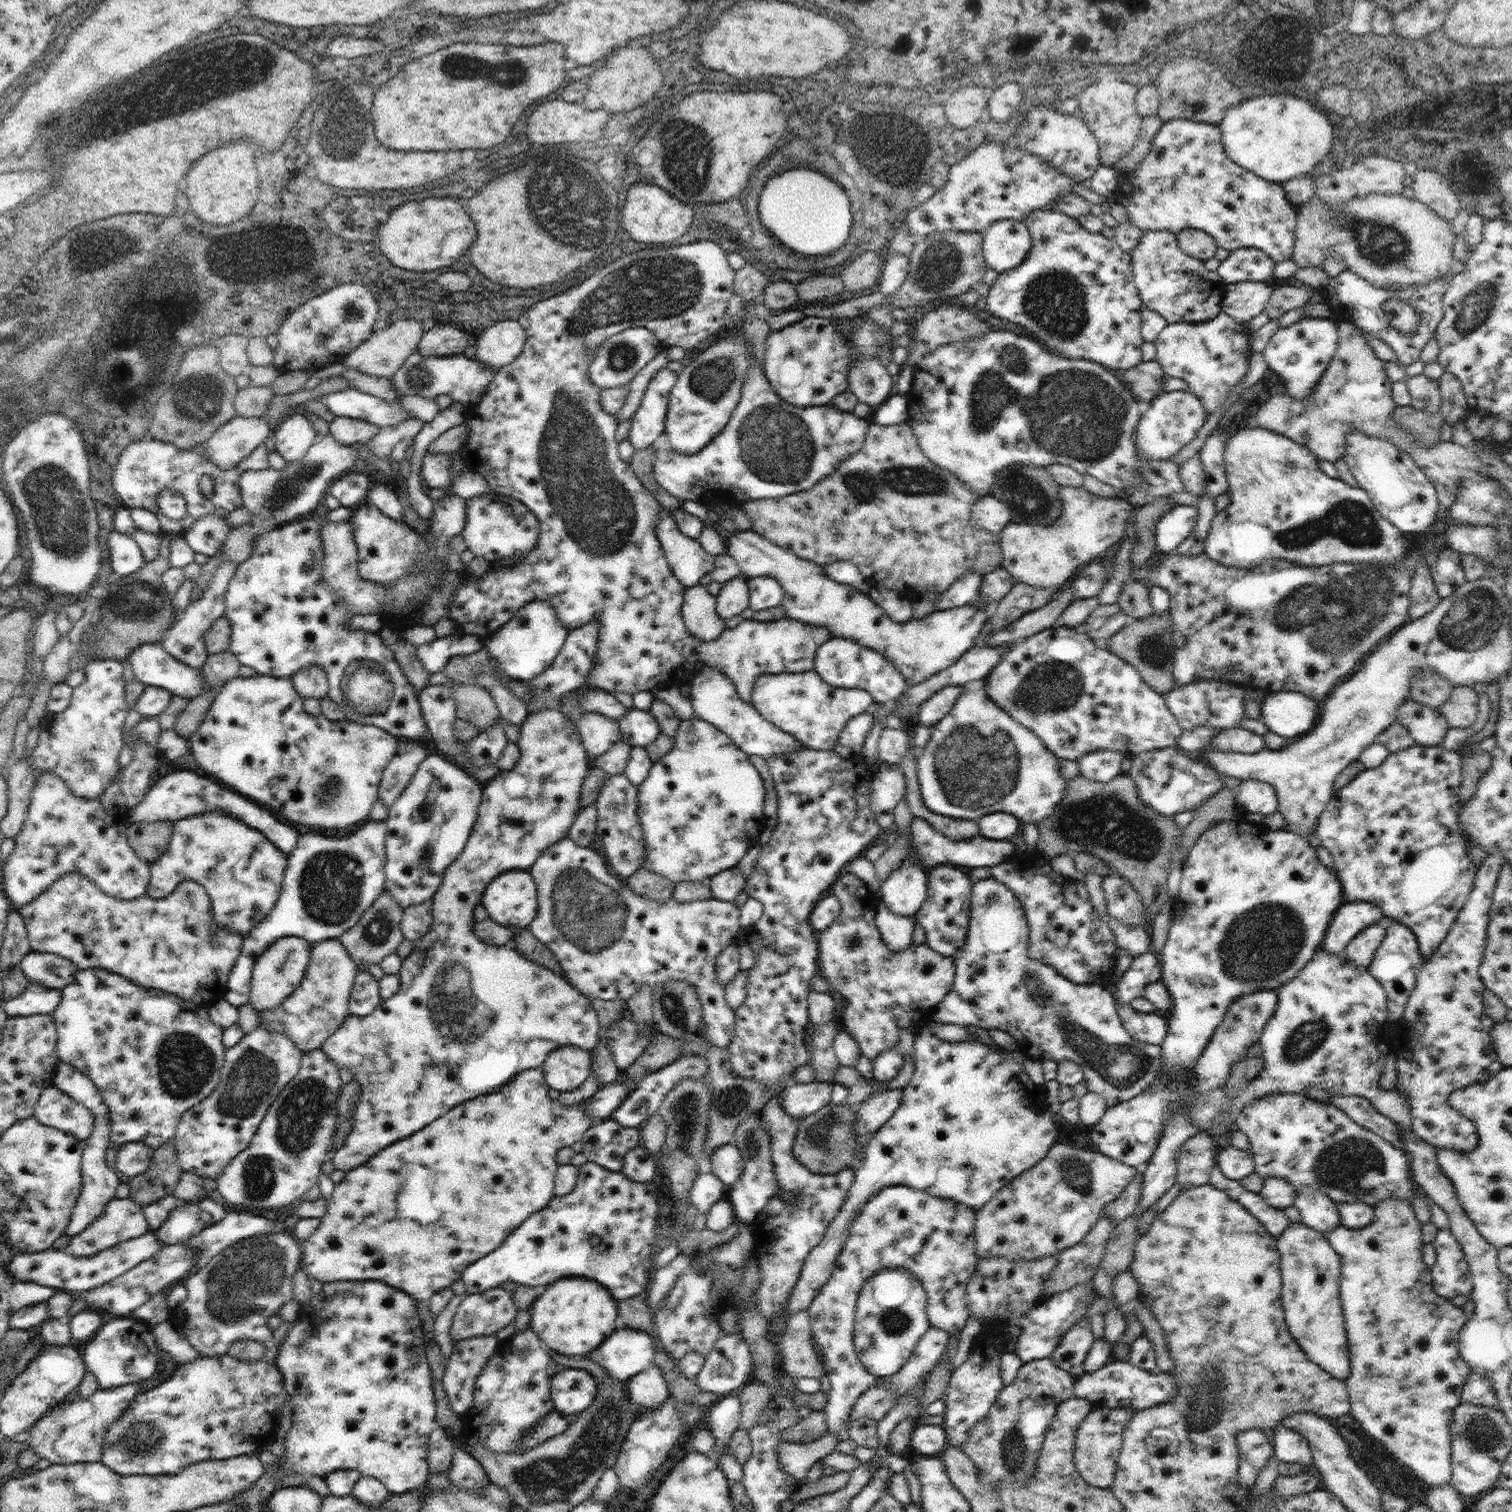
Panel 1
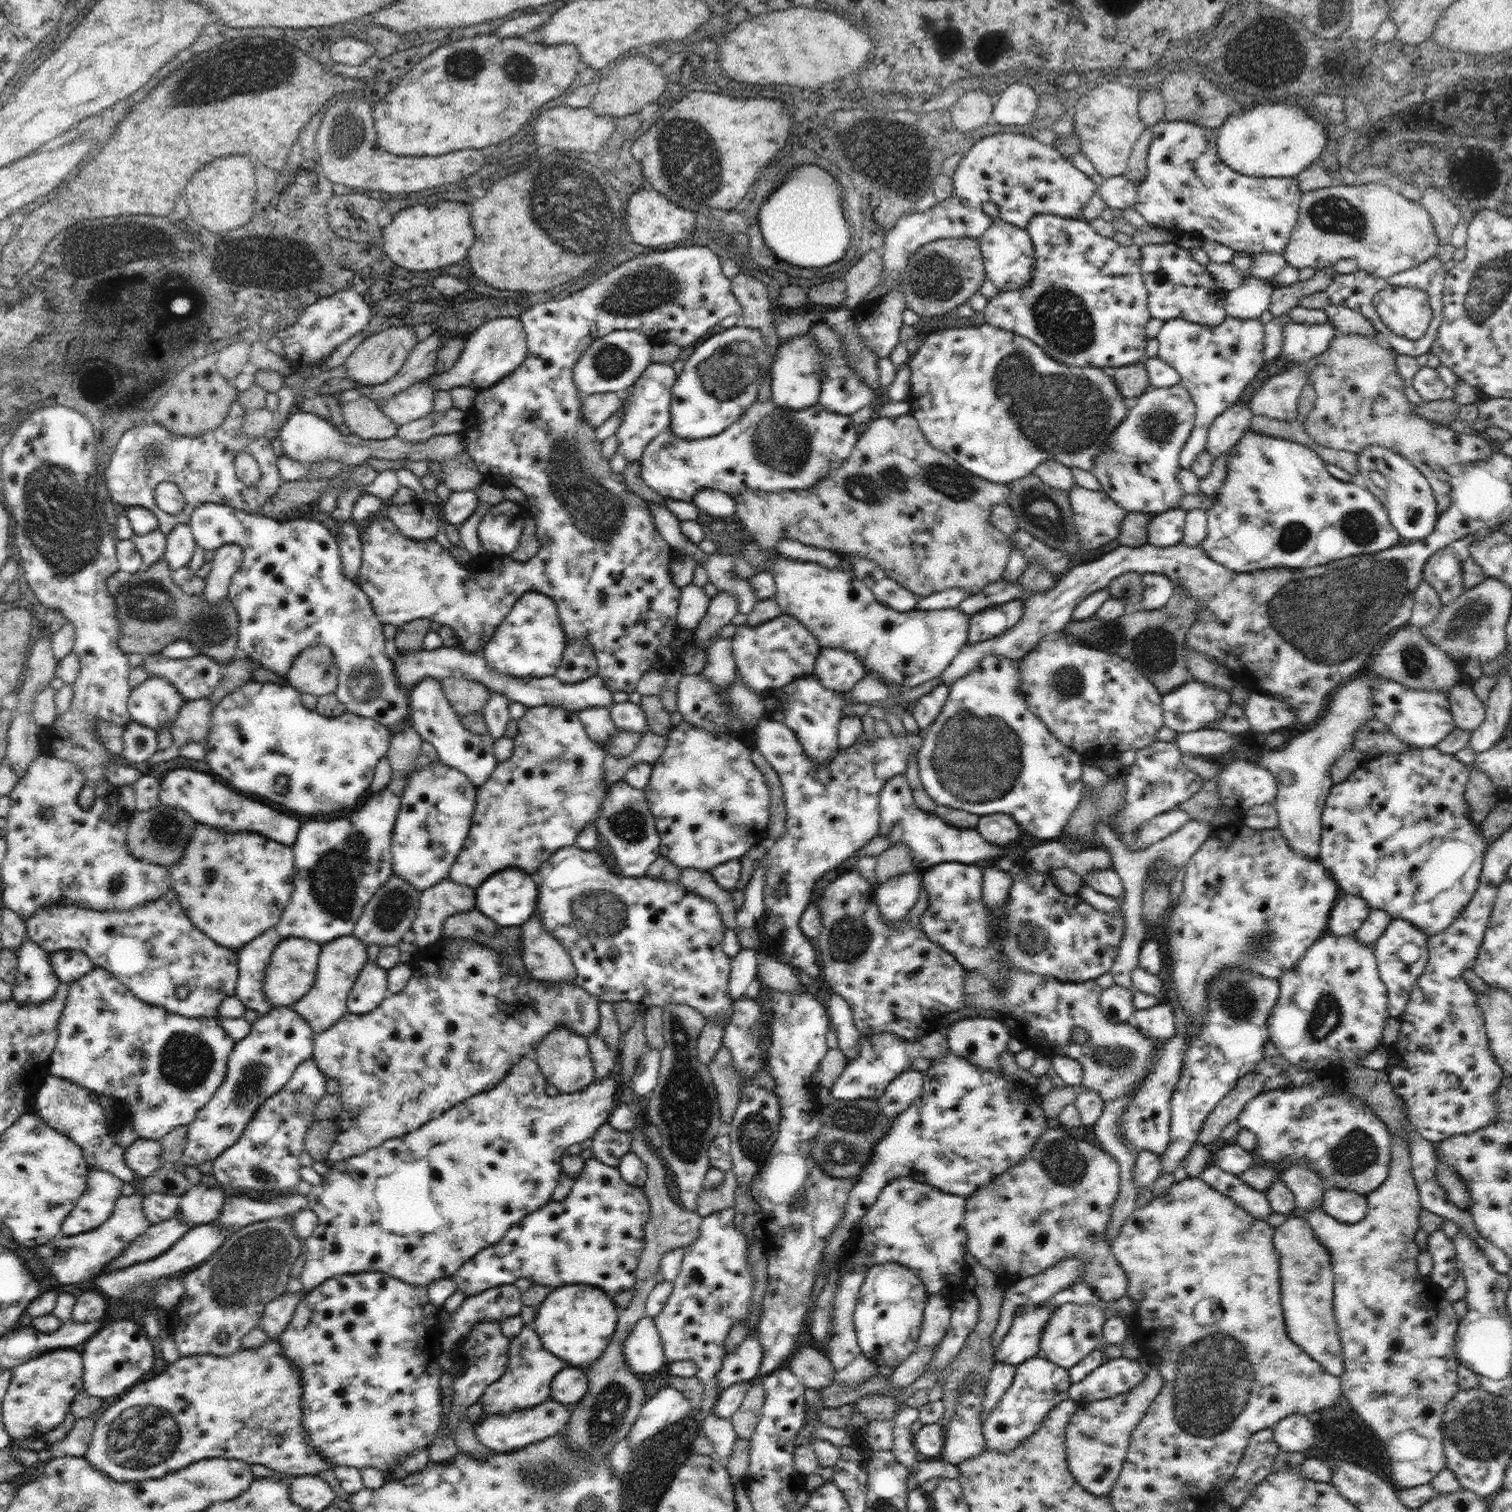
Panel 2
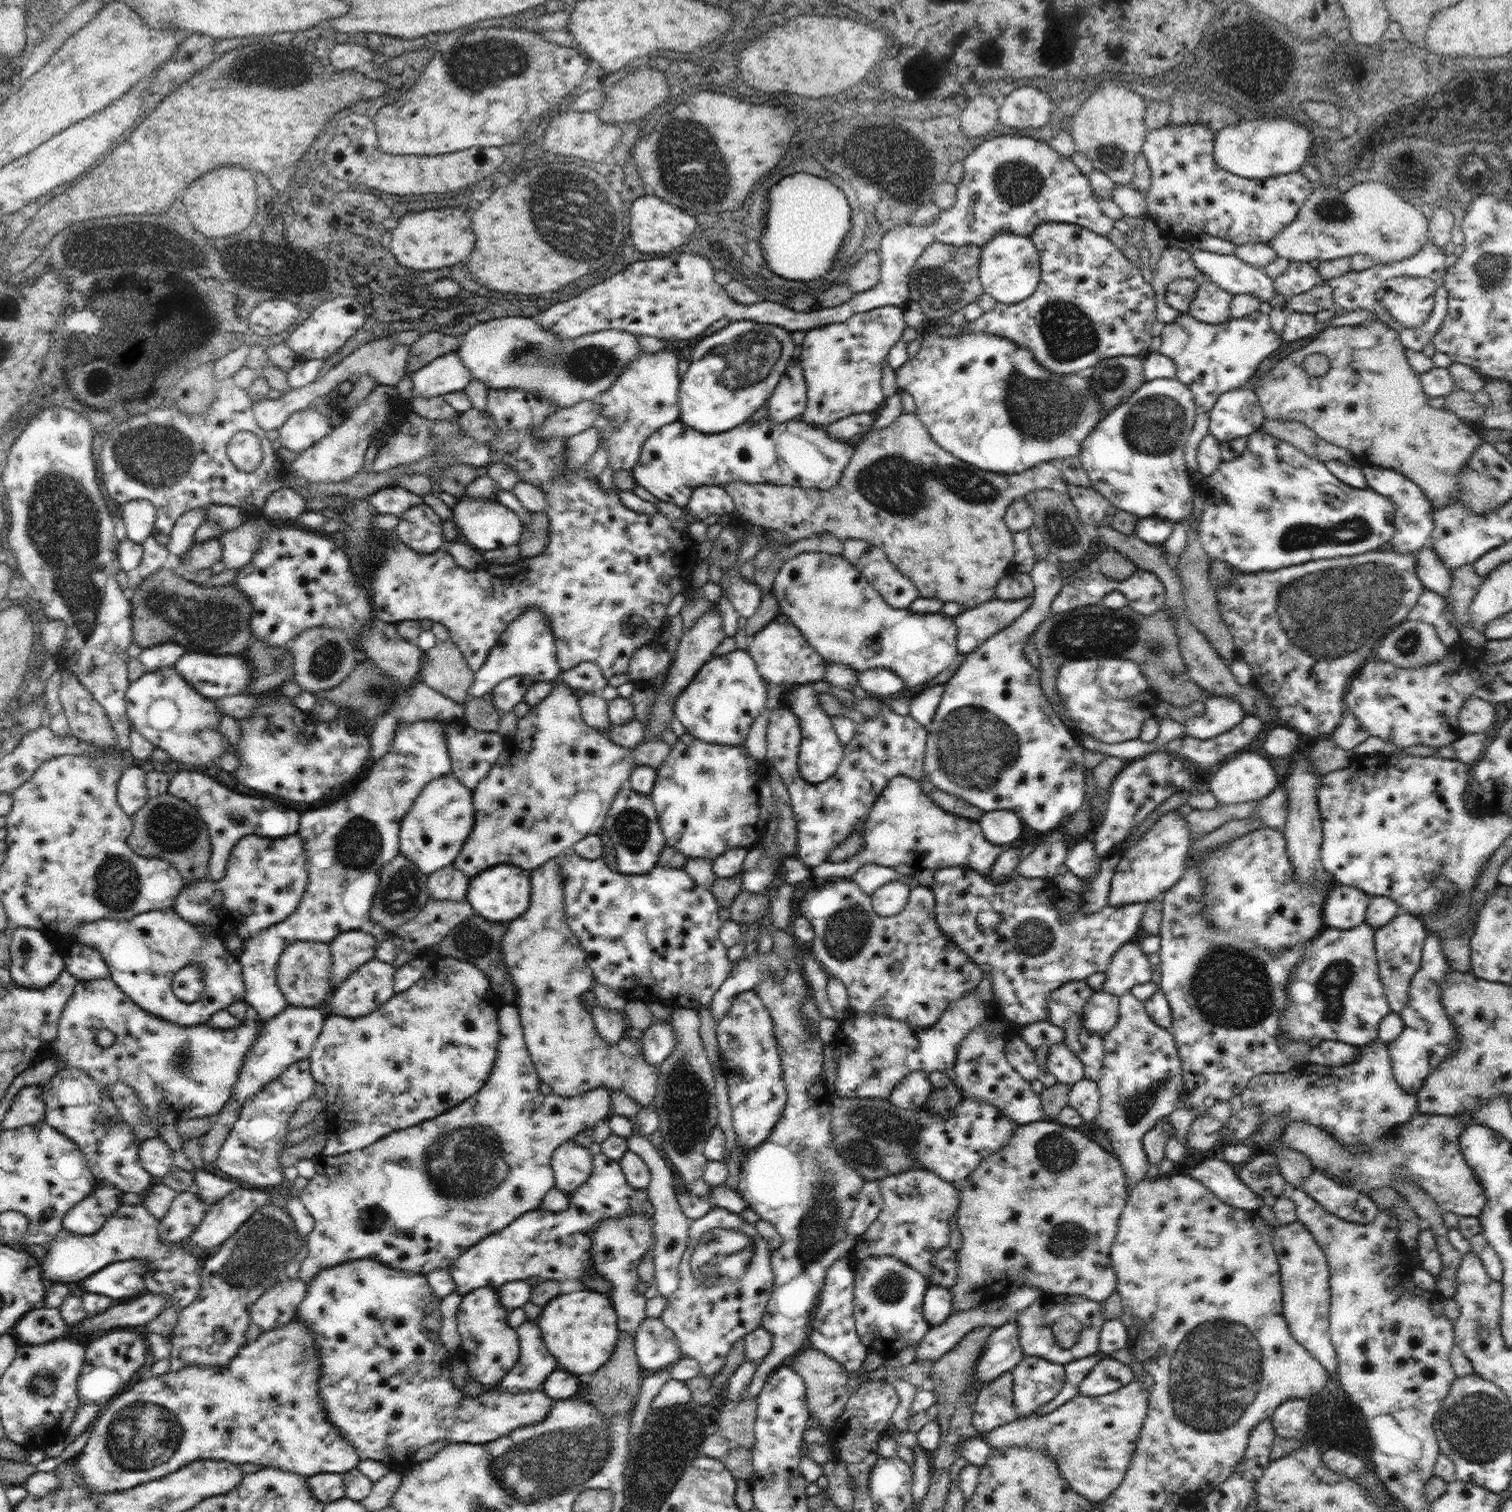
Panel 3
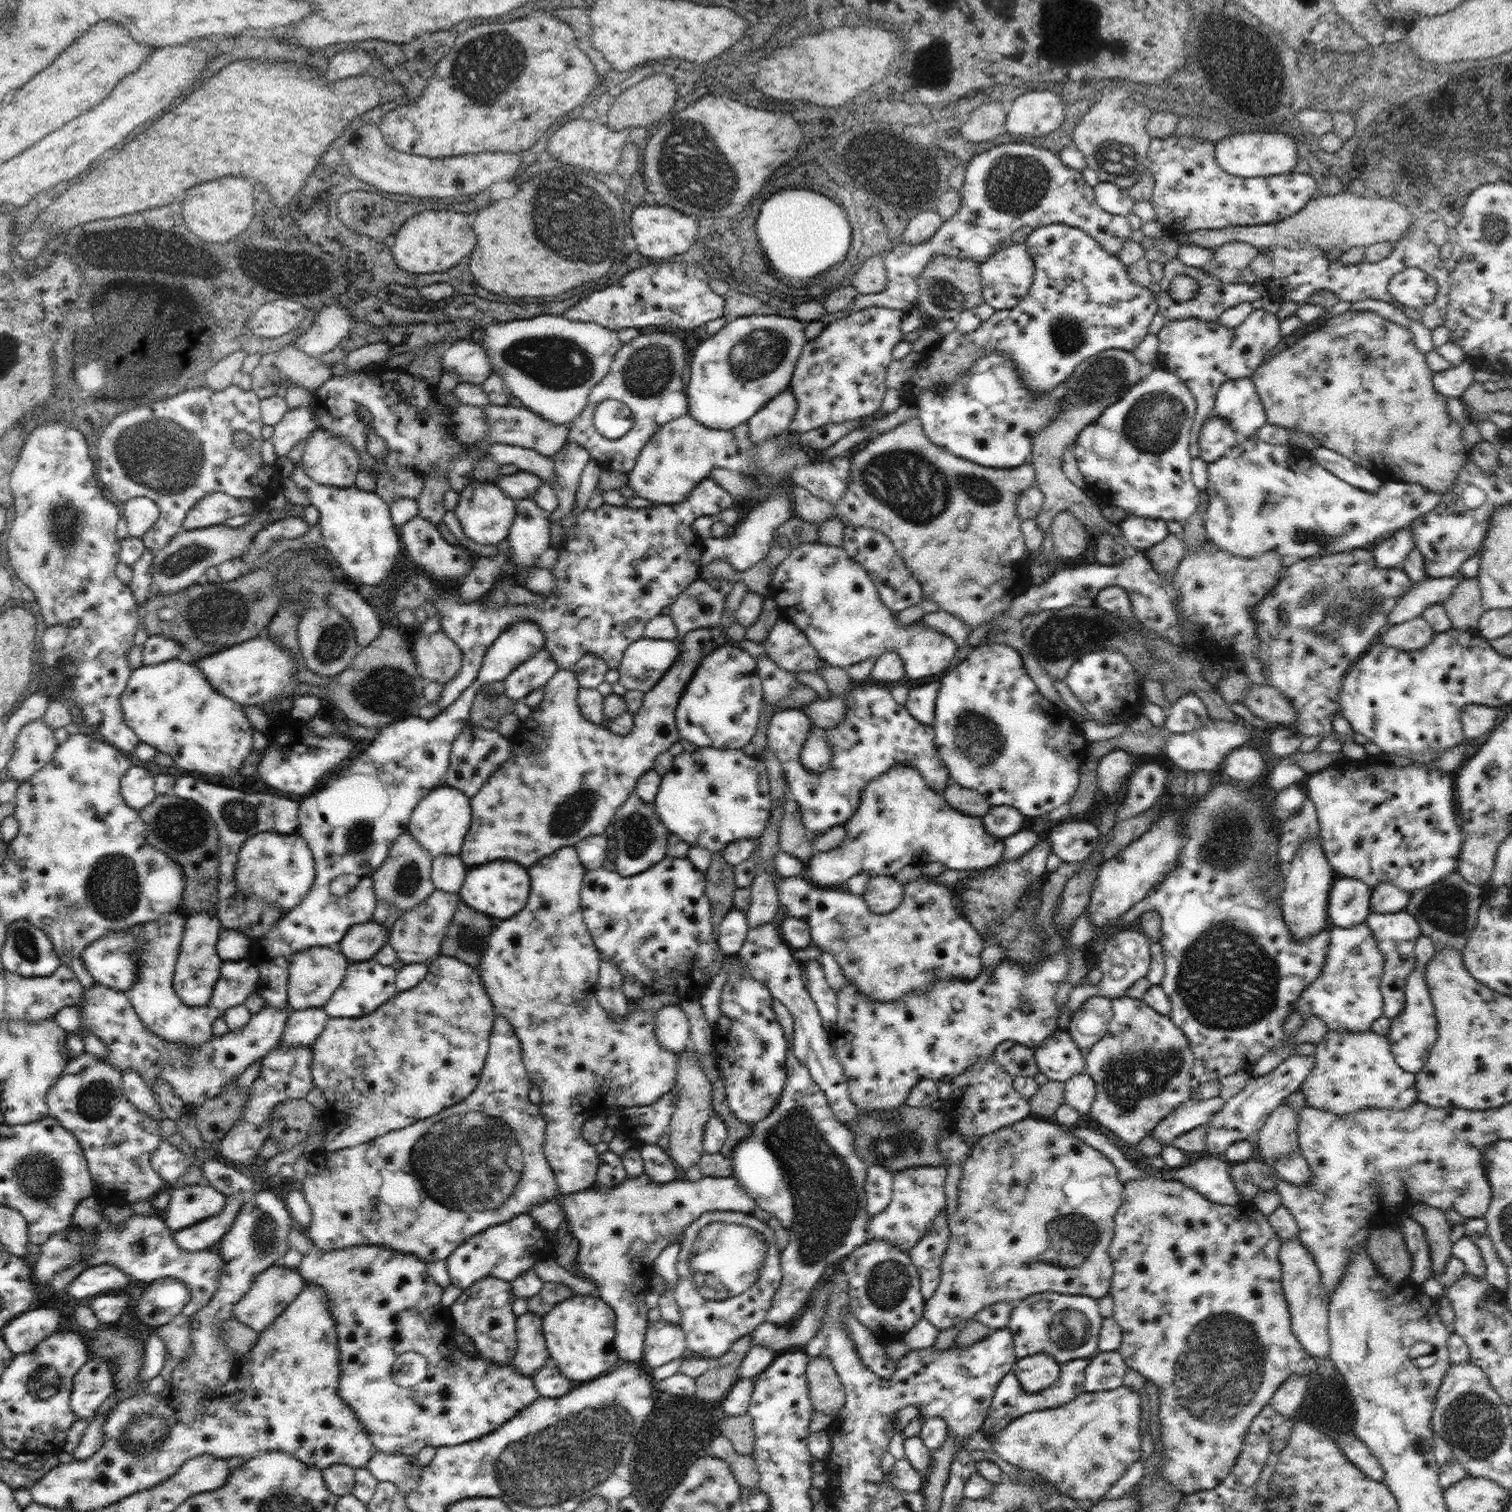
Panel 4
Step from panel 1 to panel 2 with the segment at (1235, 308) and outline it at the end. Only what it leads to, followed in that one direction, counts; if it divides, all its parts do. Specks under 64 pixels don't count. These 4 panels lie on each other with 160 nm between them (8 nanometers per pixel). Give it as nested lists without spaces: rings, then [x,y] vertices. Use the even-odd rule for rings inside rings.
[[[1250,275],[1237,289],[1227,292],[1225,298],[1227,316],[1258,319],[1270,304],[1273,289],[1273,283]]]

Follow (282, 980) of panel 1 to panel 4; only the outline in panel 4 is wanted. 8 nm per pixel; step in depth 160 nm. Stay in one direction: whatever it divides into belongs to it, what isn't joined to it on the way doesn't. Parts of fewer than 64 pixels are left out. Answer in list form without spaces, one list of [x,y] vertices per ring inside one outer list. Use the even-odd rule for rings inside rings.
[[[312,947],[291,954],[288,965],[287,997],[290,1008],[304,1010],[324,1006],[342,984],[350,964],[338,947]]]

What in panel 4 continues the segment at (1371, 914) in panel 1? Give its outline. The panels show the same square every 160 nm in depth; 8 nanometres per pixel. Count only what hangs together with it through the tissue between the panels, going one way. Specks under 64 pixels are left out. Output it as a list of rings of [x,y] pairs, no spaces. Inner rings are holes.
[[[1337,876],[1329,894],[1328,922],[1345,929],[1364,923],[1371,913],[1371,891],[1365,882]]]

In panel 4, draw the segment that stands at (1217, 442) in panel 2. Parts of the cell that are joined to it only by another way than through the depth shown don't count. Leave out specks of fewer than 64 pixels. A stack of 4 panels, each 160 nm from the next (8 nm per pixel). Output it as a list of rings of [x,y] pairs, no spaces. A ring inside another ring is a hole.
[[[1251,377],[1228,380],[1215,398],[1215,413],[1227,420],[1238,442],[1257,434],[1267,423],[1267,416]]]

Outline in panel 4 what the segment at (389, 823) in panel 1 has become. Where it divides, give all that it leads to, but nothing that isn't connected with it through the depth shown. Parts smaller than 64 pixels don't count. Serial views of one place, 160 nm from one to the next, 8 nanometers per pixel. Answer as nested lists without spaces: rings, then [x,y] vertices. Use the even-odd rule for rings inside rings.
[[[448,784],[436,787],[422,797],[412,811],[407,831],[434,857],[439,854],[459,855],[471,827],[471,798]]]

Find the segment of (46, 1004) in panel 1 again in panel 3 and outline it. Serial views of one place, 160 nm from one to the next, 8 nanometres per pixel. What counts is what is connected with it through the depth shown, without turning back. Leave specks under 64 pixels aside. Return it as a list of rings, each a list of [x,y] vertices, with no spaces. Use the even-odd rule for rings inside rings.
[[[19,926],[10,932],[9,971],[11,980],[24,988],[46,988],[50,986],[65,969],[64,950],[54,946],[54,943],[41,931],[27,926]]]

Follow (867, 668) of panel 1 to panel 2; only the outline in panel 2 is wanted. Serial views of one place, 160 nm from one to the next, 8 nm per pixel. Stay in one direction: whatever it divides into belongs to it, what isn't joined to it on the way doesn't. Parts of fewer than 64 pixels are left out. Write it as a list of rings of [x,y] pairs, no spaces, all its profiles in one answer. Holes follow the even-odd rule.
[[[824,648],[820,649],[820,654],[816,660],[814,674],[822,686],[828,690],[835,690],[839,693],[848,692],[858,681],[862,680],[867,674],[872,673],[866,670],[866,666],[852,654],[841,648]]]

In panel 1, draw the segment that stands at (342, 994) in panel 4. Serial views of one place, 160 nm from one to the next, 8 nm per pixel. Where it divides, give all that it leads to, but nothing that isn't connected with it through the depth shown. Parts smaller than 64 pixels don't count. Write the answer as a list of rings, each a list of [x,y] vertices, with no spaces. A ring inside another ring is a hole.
[[[368,970],[356,973],[349,998],[349,1012],[356,1016],[368,1016],[382,1002],[379,981]]]

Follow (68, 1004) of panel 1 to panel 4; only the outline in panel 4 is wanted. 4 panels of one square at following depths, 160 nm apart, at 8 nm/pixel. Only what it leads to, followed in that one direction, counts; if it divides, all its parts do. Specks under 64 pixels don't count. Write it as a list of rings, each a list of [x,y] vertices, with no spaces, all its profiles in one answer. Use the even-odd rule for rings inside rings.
[[[96,983],[94,986],[85,989],[83,1001],[79,1006],[81,1018],[87,1022],[89,1032],[98,1036],[104,1044],[107,1045],[107,1053],[104,1060],[106,1063],[115,1066],[120,1072],[125,1072],[132,1068],[140,1074],[148,1087],[152,1087],[158,1079],[166,1081],[174,1093],[180,1097],[182,1103],[186,1105],[186,1110],[193,1107],[198,1109],[204,1105],[205,1101],[210,1101],[214,1097],[218,1097],[224,1089],[224,1085],[228,1085],[230,1081],[238,1078],[238,1075],[247,1069],[250,1064],[261,1060],[273,1048],[276,1048],[280,1042],[282,1031],[286,1028],[286,1019],[289,1017],[289,1008],[274,1008],[273,1006],[265,1006],[252,1015],[252,1018],[246,1023],[241,1031],[228,1031],[225,1035],[213,1035],[210,1040],[201,1042],[197,1047],[183,1049],[182,1045],[167,1041],[165,1038],[153,1033],[147,1026],[143,1025],[141,1018],[138,1018],[130,999],[124,991],[114,990],[105,984]]]

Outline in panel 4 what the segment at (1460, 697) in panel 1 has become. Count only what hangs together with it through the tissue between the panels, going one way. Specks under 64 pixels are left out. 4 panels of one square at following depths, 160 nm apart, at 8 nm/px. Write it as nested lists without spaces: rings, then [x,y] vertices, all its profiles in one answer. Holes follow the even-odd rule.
[[[1466,705],[1461,714],[1461,726],[1466,740],[1478,738],[1496,726],[1496,707],[1486,705]]]

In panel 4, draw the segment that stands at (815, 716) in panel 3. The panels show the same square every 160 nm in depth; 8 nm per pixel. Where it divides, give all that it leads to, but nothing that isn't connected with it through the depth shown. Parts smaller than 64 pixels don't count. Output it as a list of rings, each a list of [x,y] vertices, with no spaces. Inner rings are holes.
[[[813,725],[808,740],[800,751],[801,763],[810,771],[822,774],[828,770],[833,759],[831,741],[826,736],[826,729]]]

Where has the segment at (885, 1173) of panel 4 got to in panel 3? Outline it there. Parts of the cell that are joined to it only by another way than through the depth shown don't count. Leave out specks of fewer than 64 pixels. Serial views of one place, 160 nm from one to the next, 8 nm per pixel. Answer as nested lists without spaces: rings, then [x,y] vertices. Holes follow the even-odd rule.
[[[866,1180],[857,1201],[855,1210],[847,1224],[849,1238],[857,1238],[864,1234],[880,1216],[884,1201],[880,1192],[879,1180]]]

